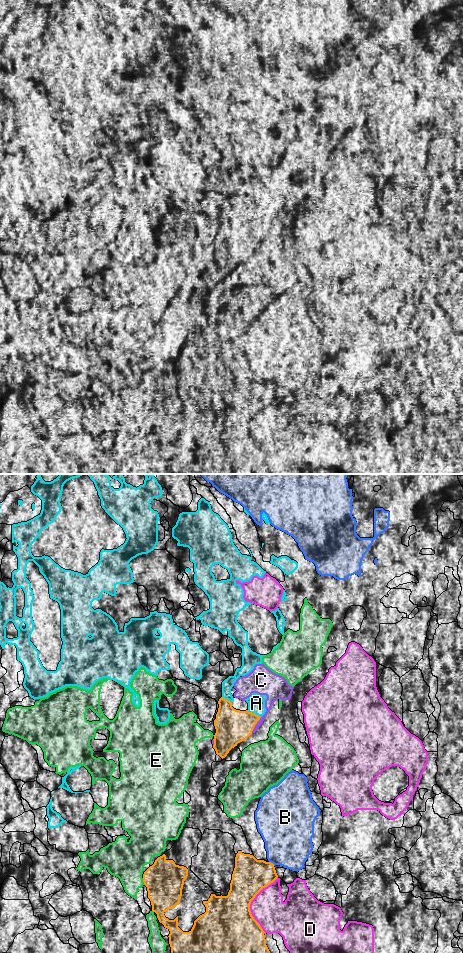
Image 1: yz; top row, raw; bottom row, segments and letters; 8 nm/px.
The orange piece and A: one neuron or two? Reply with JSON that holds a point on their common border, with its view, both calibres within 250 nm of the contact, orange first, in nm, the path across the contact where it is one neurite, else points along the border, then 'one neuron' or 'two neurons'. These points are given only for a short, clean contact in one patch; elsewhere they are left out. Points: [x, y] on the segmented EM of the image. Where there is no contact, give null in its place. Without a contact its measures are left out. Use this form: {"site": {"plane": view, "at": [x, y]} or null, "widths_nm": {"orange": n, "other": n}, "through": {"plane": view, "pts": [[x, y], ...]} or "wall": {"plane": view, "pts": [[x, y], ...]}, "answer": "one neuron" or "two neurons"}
{"site": {"plane": "yz", "at": [253, 713]}, "widths_nm": {"orange": 280, "other": 140}, "answer": "two neurons"}

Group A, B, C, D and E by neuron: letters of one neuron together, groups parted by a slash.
A / B / C / D / E

